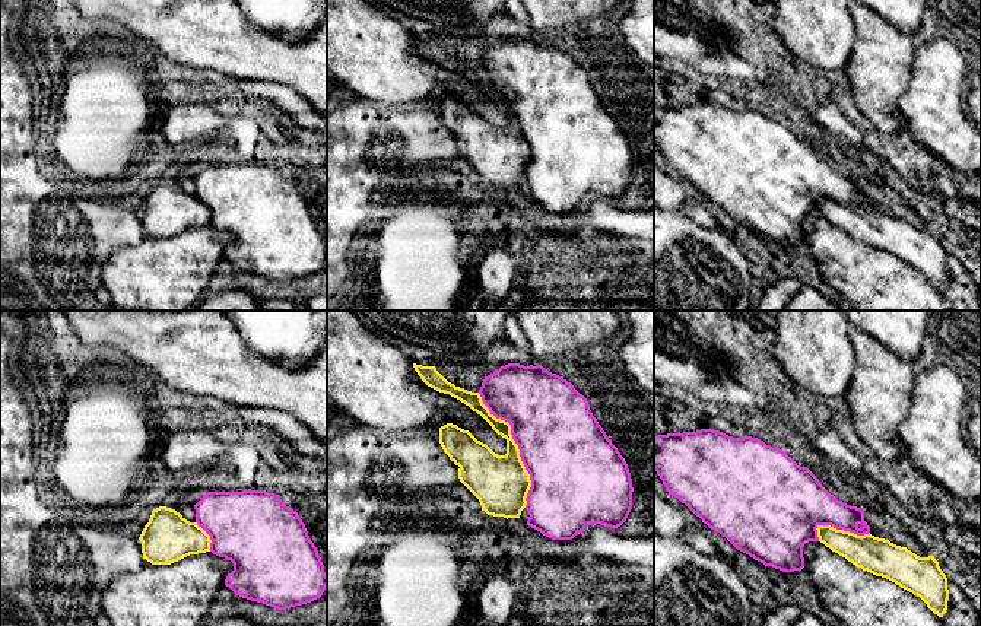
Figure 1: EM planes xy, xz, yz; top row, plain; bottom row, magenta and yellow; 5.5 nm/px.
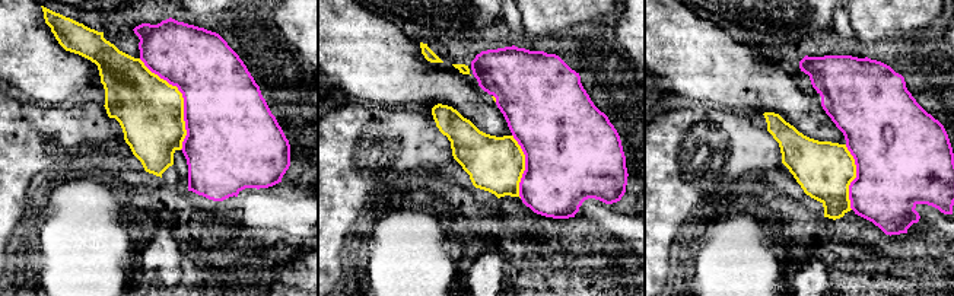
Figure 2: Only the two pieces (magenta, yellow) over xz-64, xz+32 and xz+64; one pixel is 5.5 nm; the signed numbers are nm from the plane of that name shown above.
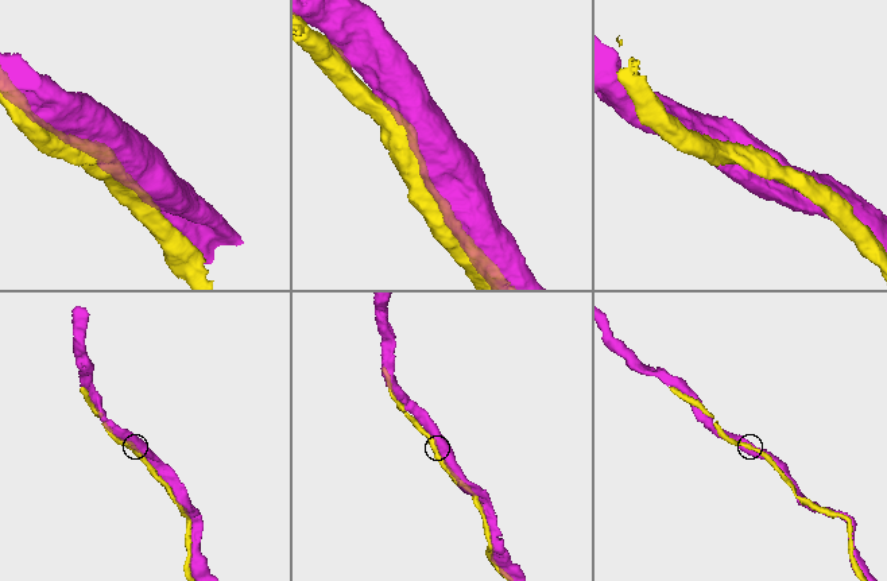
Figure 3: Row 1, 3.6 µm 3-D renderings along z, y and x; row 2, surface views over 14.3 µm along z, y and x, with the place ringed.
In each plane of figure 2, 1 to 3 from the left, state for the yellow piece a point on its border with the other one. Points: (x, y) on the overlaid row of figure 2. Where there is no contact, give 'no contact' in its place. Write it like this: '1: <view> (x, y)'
1: xz-64 (184, 99)
2: xz+32 (525, 166)
3: xz+64 (856, 177)

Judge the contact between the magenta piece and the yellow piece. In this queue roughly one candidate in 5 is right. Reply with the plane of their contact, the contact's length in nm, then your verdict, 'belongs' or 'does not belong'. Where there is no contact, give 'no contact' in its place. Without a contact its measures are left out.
meets magenta in xz; contact 700 nm long; belongs

